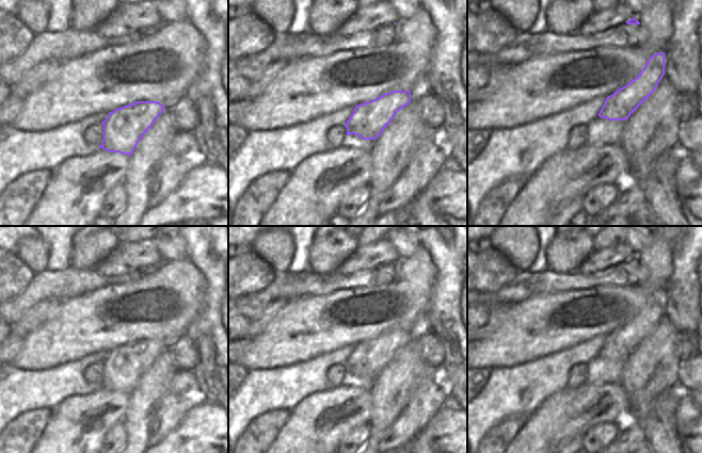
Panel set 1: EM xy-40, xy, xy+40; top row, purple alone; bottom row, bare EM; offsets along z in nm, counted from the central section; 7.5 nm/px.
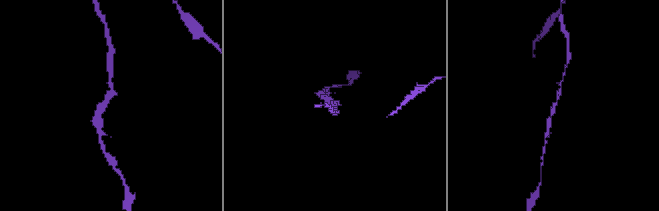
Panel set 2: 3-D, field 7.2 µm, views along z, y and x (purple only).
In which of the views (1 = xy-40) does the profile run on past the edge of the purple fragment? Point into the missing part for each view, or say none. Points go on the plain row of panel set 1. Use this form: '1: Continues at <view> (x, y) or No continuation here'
1: No continuation here.

